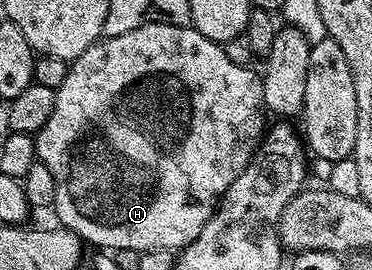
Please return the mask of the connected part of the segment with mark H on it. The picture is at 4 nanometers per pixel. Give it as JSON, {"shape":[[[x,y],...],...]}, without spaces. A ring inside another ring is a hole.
{"shape":[[[152,23],[144,27],[136,27],[136,31],[128,31],[128,35],[116,35],[95,41],[88,51],[84,51],[69,62],[64,83],[56,91],[56,107],[52,111],[48,123],[36,135],[38,147],[37,160],[52,171],[52,179],[56,179],[56,199],[52,206],[53,212],[58,212],[61,228],[71,229],[81,237],[87,246],[98,245],[99,250],[113,251],[116,249],[131,249],[137,253],[153,249],[172,249],[181,251],[189,247],[204,231],[204,223],[214,214],[218,203],[236,183],[236,179],[246,168],[268,128],[268,110],[264,103],[262,78],[249,65],[232,63],[228,59],[225,48],[219,42],[200,35],[190,25],[165,25]]]}

